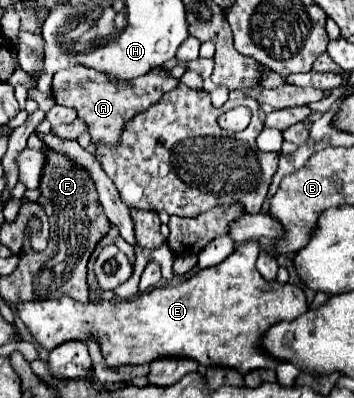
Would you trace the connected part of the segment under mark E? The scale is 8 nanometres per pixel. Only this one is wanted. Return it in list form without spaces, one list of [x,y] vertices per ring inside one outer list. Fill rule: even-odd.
[[[244,242],[220,264],[200,270],[180,284],[156,286],[122,302],[82,304],[68,296],[60,300],[20,302],[18,316],[34,340],[52,350],[68,340],[96,340],[108,366],[150,364],[158,358],[190,358],[202,366],[234,368],[248,374],[258,368],[276,368],[280,362],[256,350],[258,338],[280,320],[294,320],[308,310],[298,286],[264,282],[256,270],[258,242]]]

